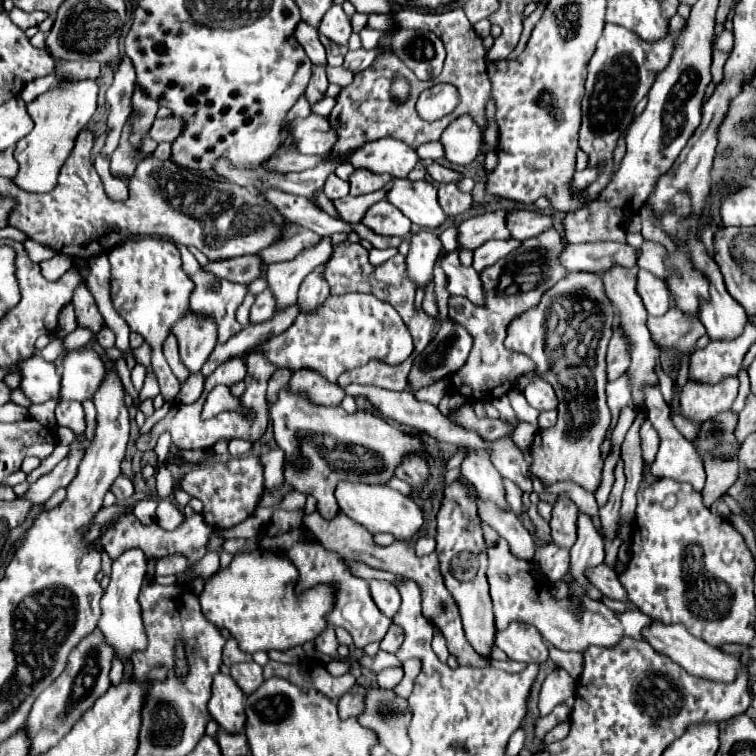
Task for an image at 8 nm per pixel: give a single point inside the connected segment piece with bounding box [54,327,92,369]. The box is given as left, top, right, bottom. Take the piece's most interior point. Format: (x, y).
(77, 339)

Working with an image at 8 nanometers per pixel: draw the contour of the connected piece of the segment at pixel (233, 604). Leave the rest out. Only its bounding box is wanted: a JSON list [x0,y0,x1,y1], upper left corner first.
[200,551,334,653]

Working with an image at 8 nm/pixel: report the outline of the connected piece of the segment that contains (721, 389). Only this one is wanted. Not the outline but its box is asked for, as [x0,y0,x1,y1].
[680,377,738,423]

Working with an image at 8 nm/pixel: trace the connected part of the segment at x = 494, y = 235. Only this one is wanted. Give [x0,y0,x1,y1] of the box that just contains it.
[458,211,510,251]

